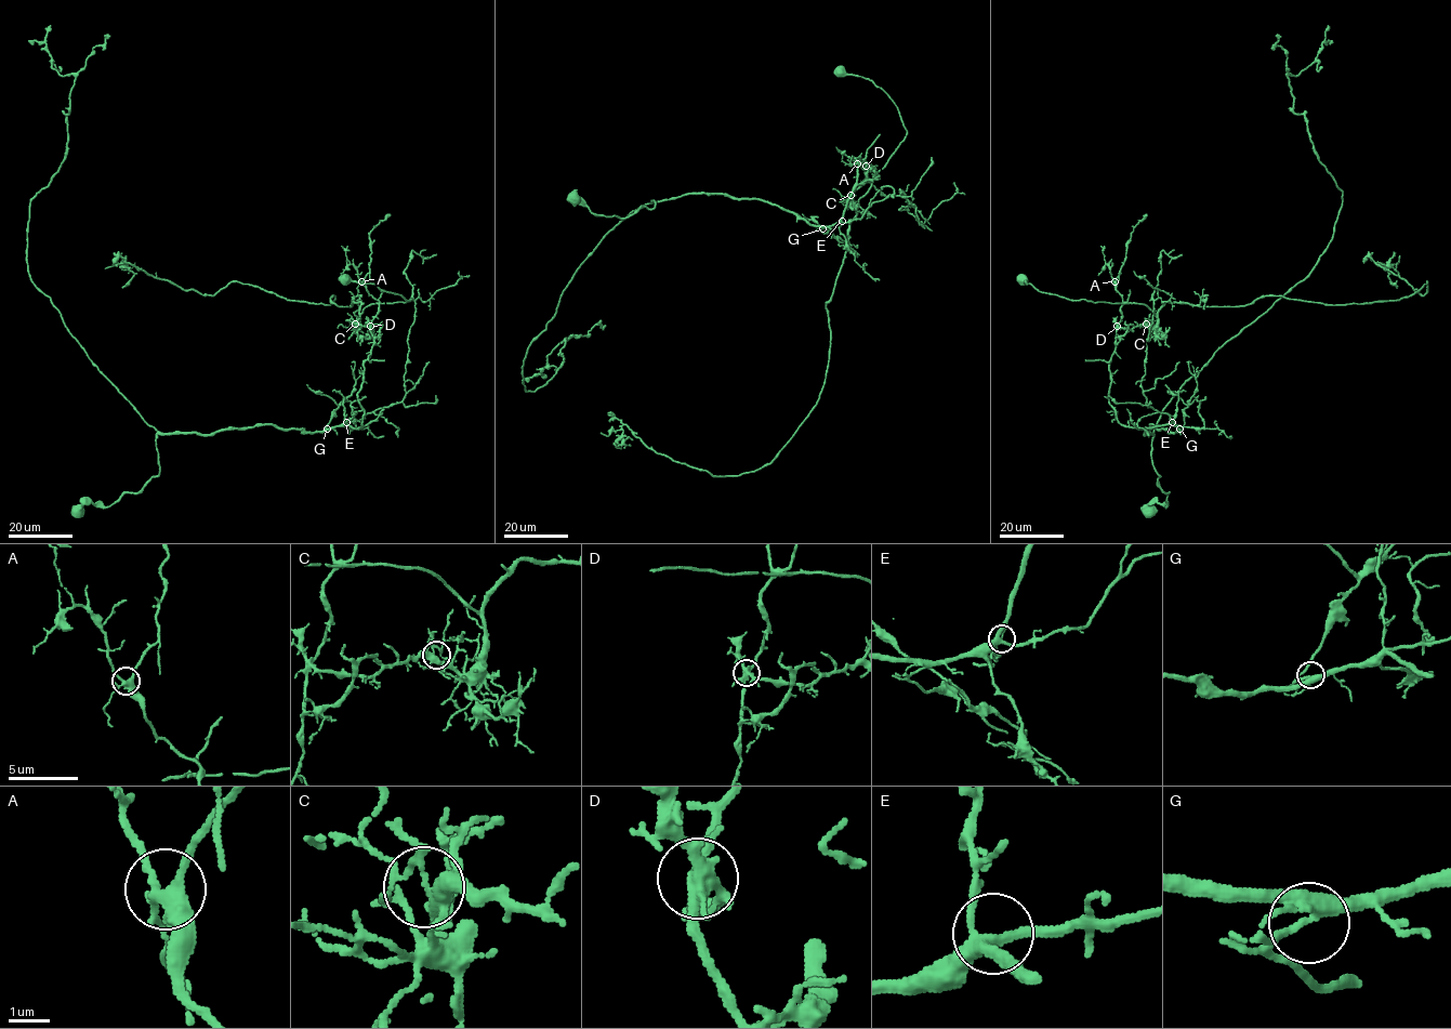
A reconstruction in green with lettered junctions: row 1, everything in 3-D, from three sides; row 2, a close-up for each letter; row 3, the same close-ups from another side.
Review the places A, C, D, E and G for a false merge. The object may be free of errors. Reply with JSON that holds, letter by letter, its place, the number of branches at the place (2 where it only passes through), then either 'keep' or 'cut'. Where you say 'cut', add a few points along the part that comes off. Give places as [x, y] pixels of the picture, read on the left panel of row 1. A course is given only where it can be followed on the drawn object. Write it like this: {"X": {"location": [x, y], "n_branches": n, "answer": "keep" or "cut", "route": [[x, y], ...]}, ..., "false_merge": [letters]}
{"A": {"location": [361, 281], "n_branches": 5, "answer": "keep"}, "C": {"location": [355, 324], "n_branches": 7, "answer": "keep"}, "D": {"location": [370, 326], "n_branches": 6, "answer": "cut", "route": [[370, 326], [355, 328], [360, 302], [290, 301], [231, 281], [203, 295], [128, 262], [134, 274], [122, 288]]}, "E": {"location": [346, 422], "n_branches": 4, "answer": "keep"}, "G": {"location": [327, 429], "n_branches": 4, "answer": "keep"}, "false_merge": ["D"]}

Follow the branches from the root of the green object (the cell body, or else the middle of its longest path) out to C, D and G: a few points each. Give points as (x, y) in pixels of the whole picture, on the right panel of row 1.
C: (1149, 510), (1165, 506), (1169, 492), (1144, 431), (1177, 427), (1122, 425), (1108, 398), (1117, 329), (1146, 324)
D: (1149, 510), (1165, 506), (1169, 492), (1144, 431), (1177, 427), (1118, 422), (1108, 398), (1117, 326)
G: (1149, 510), (1149, 503), (1165, 506), (1169, 492), (1151, 459), (1153, 435), (1144, 431), (1179, 429)

